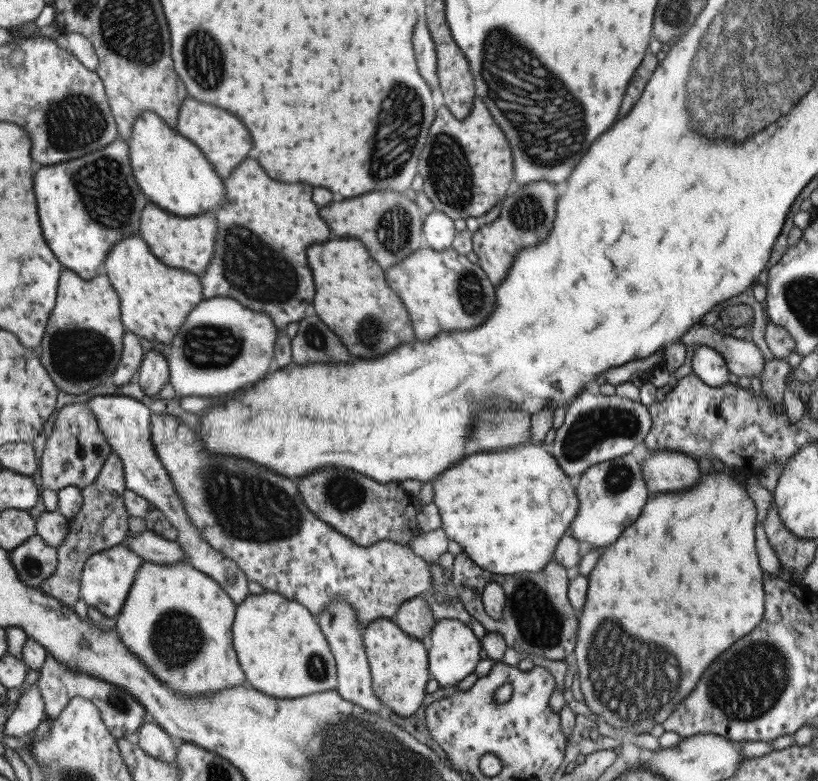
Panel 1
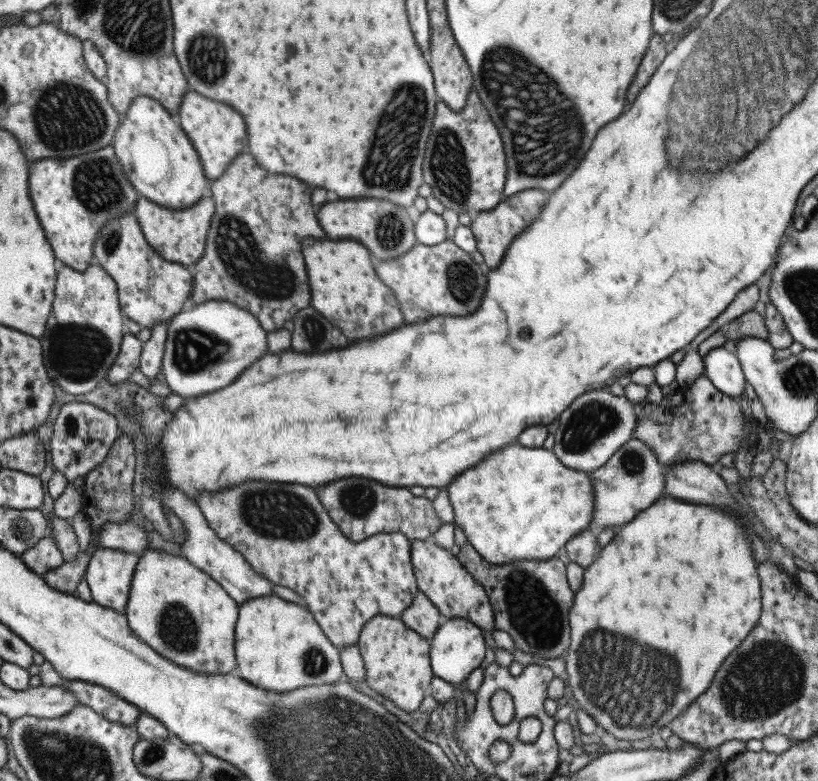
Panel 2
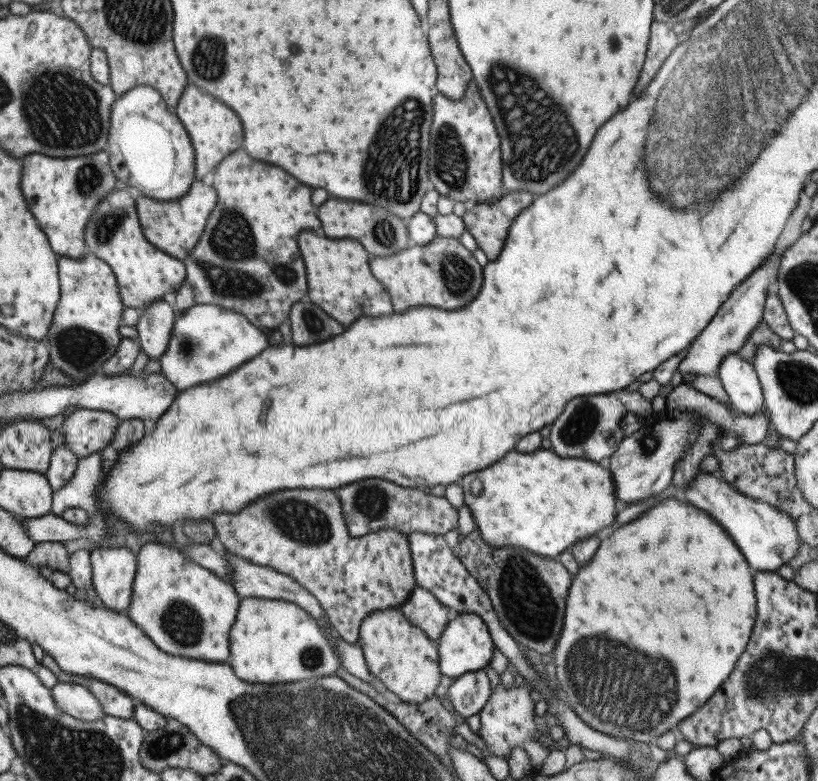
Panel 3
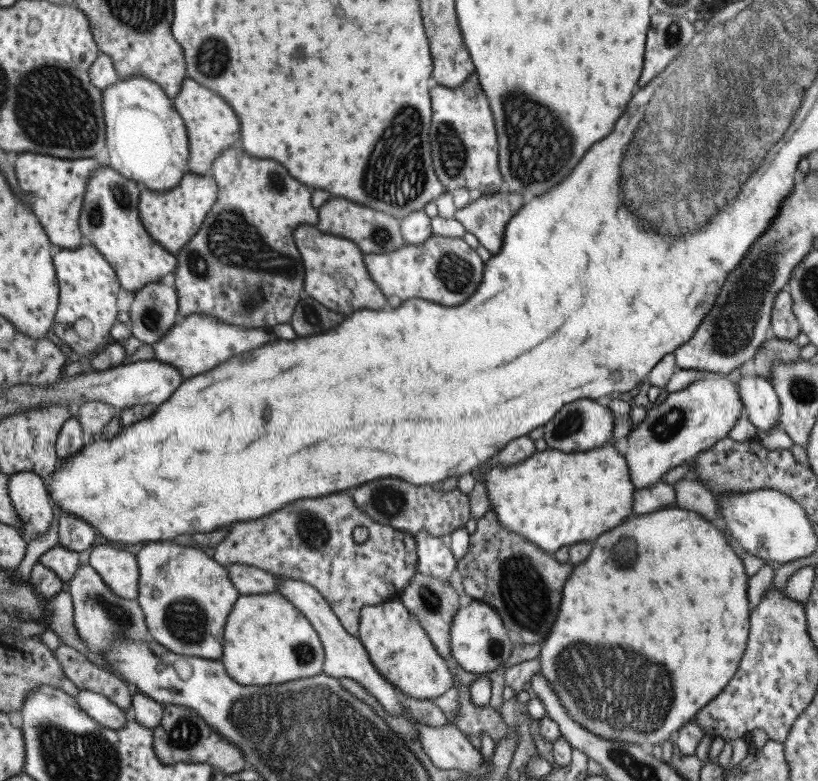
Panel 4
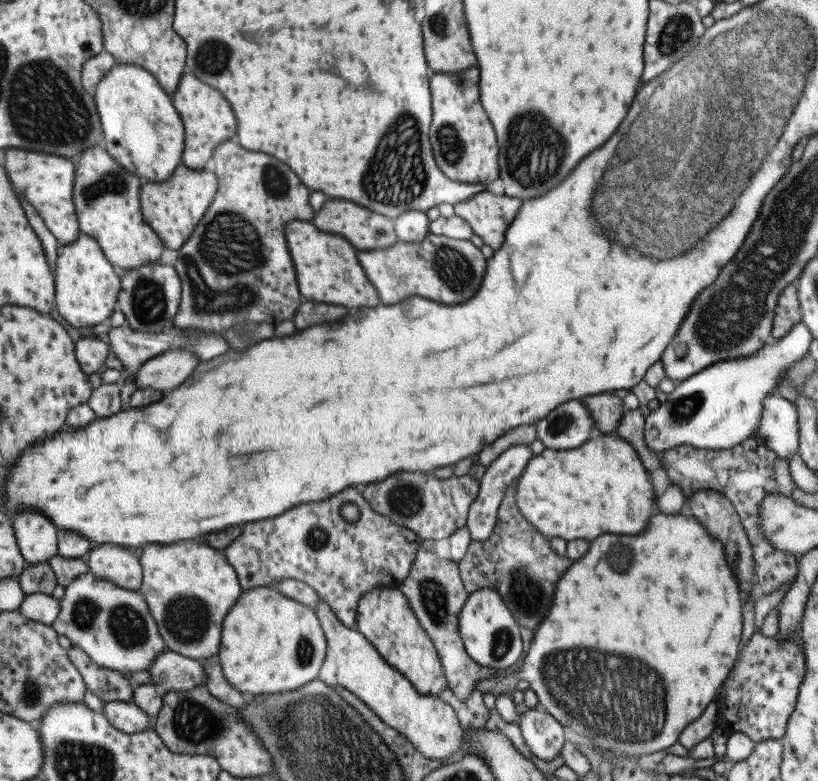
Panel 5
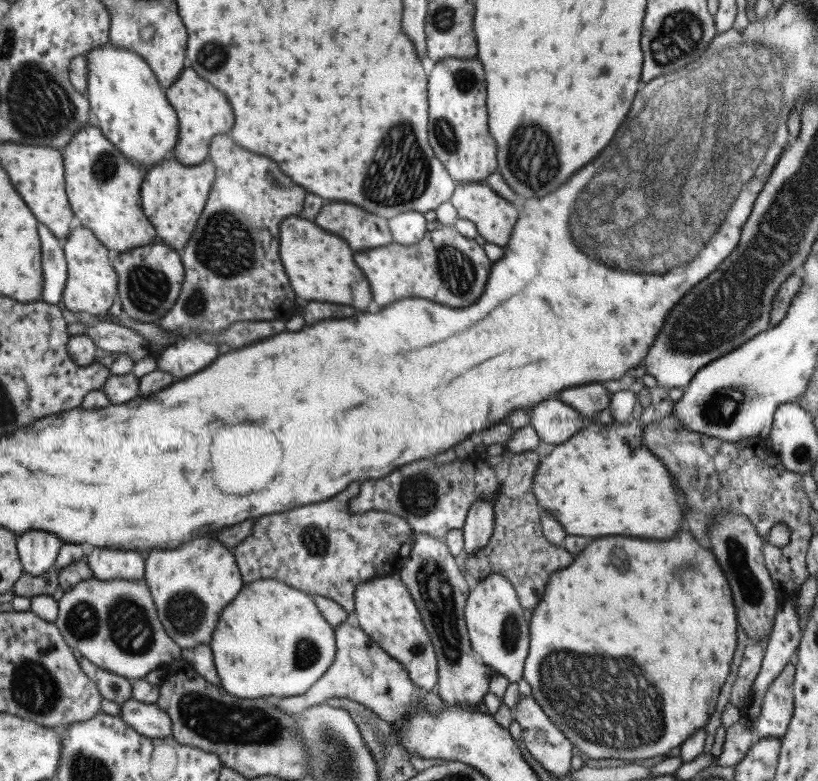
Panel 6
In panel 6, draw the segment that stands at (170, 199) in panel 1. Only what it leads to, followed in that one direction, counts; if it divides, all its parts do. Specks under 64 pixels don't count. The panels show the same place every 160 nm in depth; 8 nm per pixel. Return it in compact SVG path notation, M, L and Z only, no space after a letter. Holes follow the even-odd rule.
M106 43L85 54L89 69L83 96L97 121L97 128L120 150L121 155L146 168L172 158L178 123L153 71L137 54Z

